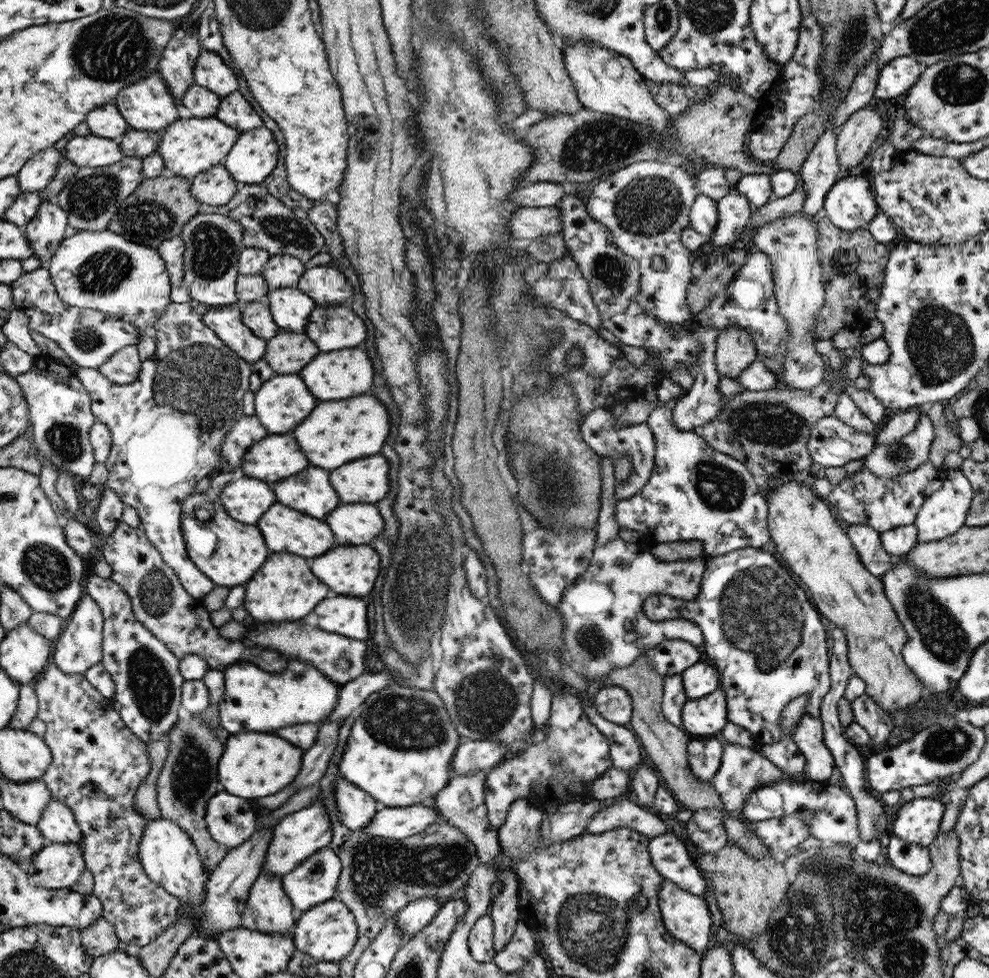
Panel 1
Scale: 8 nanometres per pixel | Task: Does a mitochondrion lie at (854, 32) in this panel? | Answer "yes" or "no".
yes

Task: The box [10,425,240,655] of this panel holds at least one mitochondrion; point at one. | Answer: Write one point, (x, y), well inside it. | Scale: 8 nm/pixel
(44, 565)

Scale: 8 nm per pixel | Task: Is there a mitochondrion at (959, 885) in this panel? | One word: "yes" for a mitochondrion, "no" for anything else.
no

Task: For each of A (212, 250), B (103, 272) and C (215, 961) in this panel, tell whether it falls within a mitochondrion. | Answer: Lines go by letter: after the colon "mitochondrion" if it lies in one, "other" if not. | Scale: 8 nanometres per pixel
A: mitochondrion
B: mitochondrion
C: other

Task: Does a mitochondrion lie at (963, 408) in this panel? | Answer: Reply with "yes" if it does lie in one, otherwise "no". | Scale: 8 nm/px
no

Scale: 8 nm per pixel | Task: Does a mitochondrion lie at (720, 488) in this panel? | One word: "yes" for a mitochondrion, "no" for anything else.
yes

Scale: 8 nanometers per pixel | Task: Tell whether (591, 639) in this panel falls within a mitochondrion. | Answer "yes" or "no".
yes

